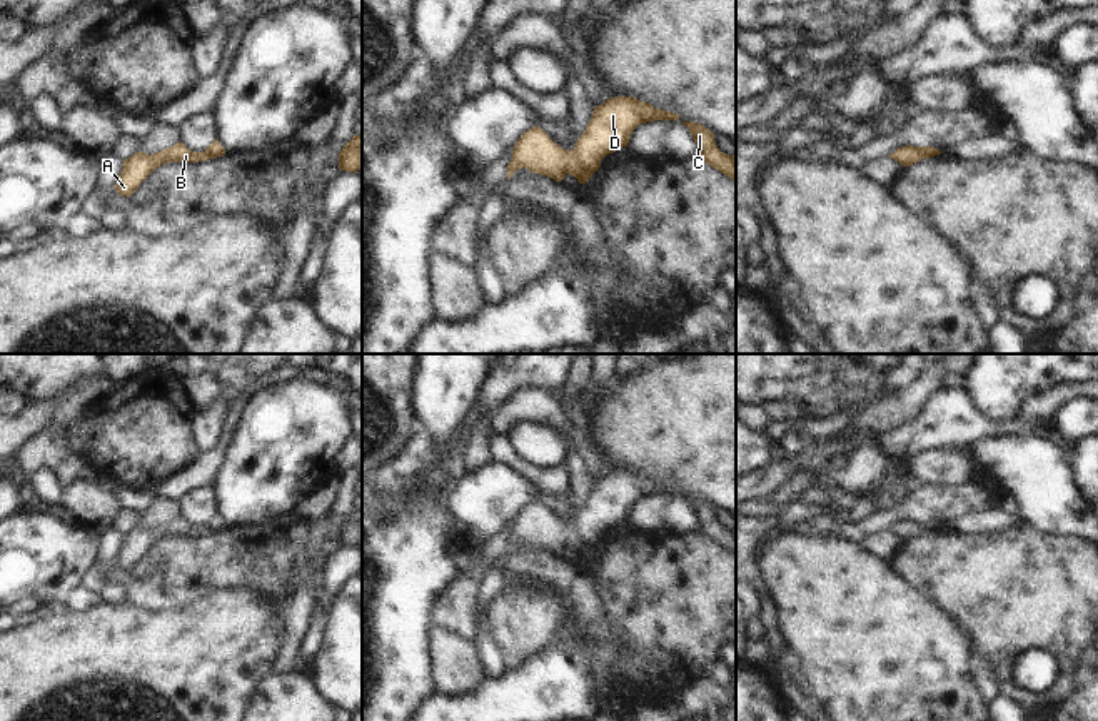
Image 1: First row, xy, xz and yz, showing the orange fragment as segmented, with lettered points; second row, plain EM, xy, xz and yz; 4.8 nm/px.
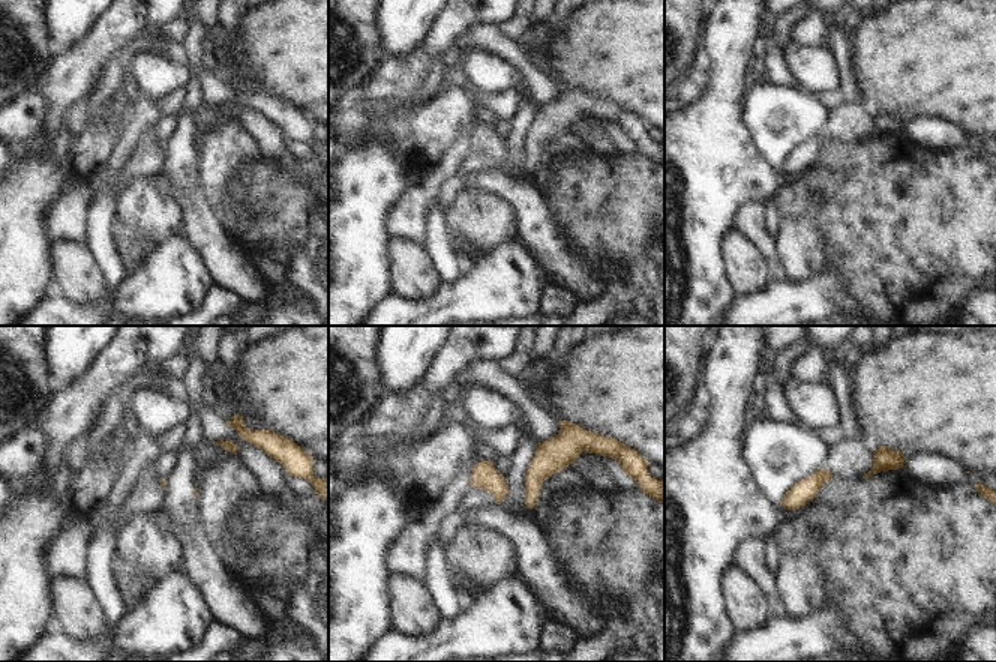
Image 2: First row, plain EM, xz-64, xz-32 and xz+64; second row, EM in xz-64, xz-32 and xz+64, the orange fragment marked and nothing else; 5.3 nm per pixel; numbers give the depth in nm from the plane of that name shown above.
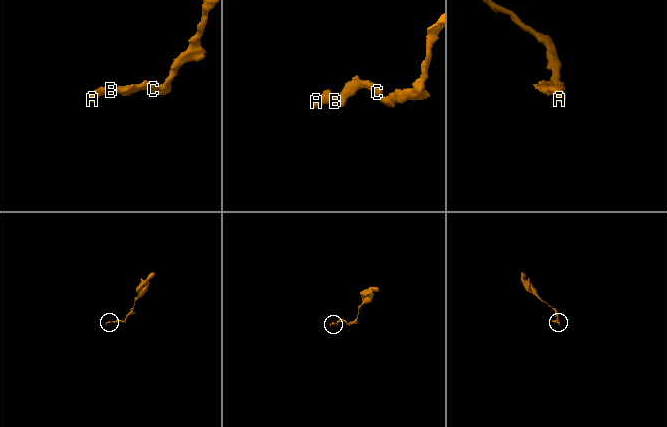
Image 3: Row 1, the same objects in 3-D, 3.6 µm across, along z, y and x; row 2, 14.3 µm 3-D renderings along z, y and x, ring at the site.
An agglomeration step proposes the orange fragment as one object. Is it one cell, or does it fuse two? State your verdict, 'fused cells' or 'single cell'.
single cell

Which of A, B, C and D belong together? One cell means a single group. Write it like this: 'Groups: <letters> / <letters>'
Groups: A B C D

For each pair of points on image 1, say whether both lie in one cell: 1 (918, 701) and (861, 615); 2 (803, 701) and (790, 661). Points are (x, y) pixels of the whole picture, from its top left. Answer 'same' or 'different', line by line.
1: same
2: same

